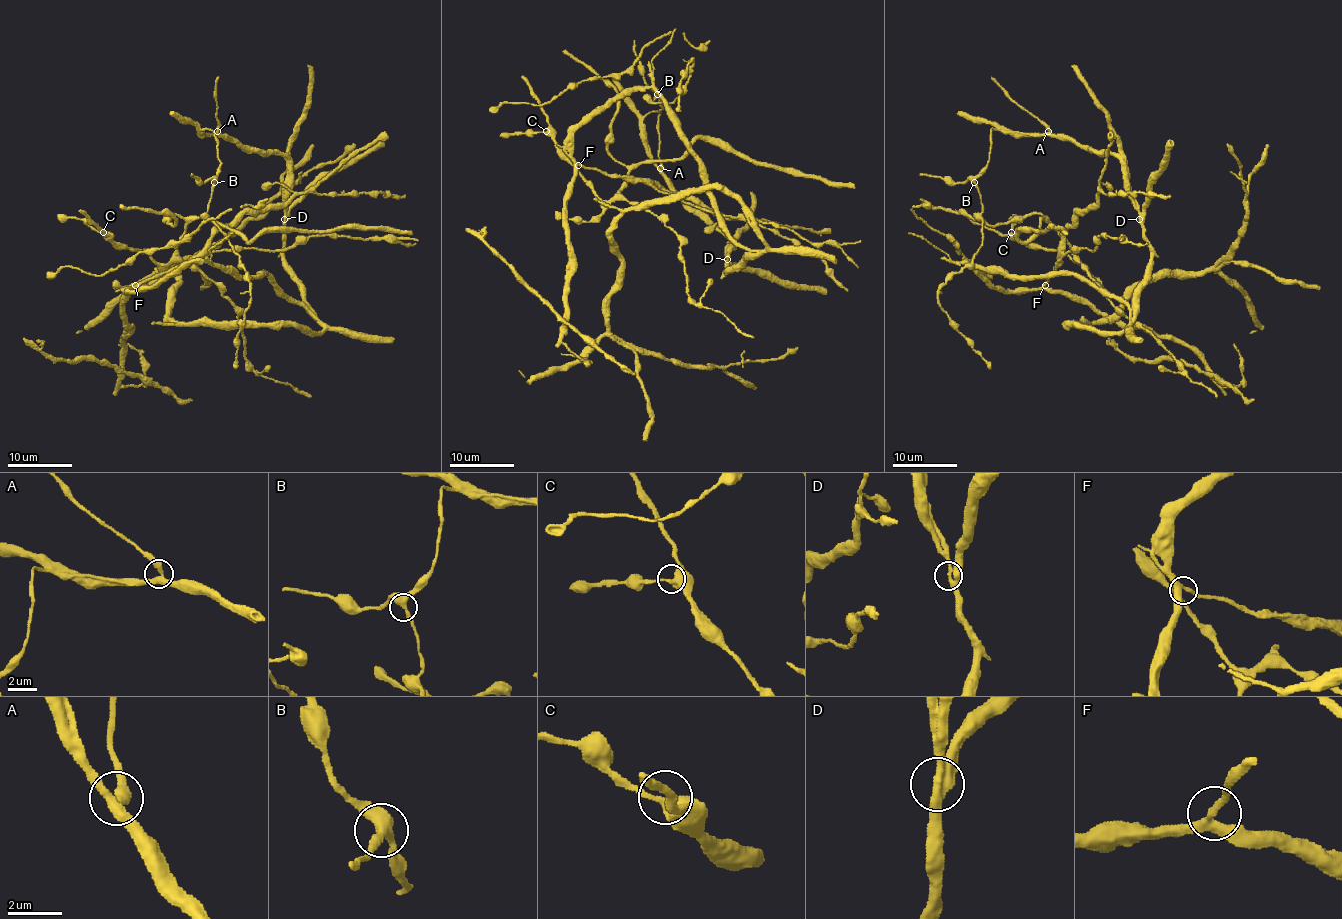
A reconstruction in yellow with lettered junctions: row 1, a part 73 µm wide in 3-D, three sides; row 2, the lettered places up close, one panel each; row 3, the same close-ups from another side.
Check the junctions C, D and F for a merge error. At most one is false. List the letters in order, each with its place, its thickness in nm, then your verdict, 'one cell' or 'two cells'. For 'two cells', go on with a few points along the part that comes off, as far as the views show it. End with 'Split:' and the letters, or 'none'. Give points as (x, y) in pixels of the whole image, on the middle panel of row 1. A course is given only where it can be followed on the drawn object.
C: place (546, 131); calibre 400 nm; one cell
D: place (727, 259); calibre 340 nm; one cell
F: place (578, 165); calibre 320 nm; one cell
Split: none

